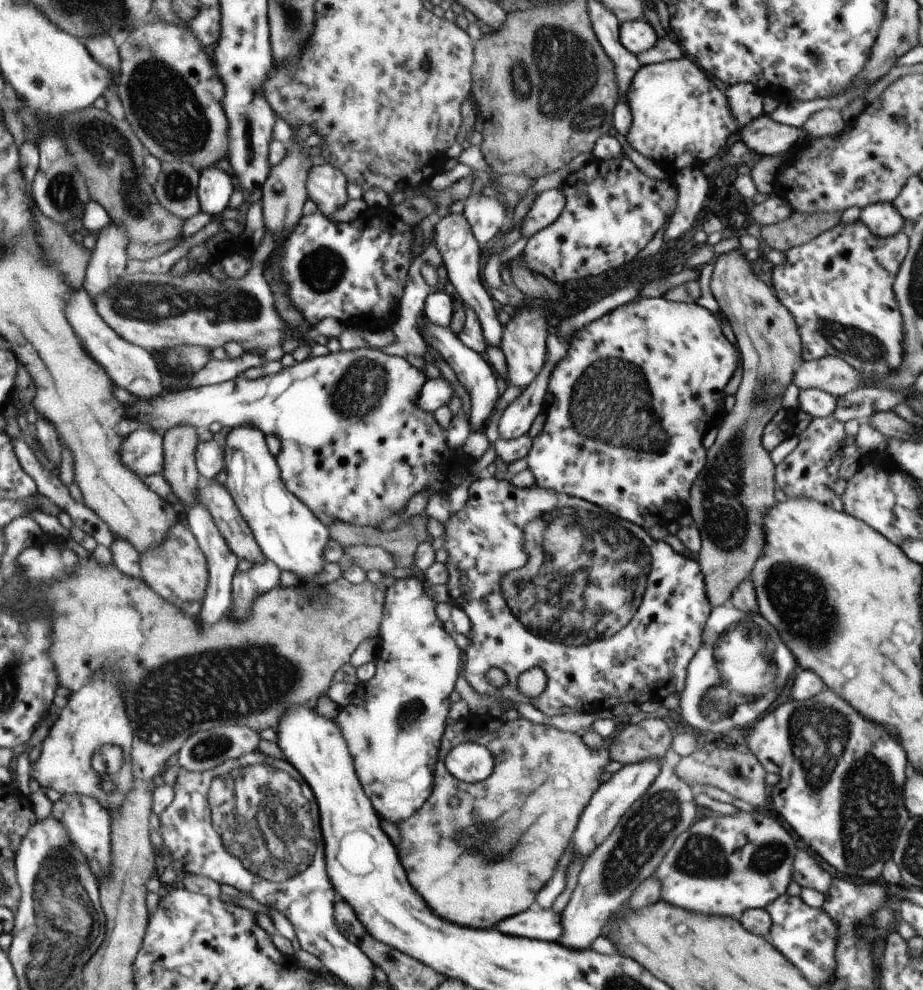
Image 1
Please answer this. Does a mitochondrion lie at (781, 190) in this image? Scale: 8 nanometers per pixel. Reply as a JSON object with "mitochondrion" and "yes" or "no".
{"mitochondrion":"no"}

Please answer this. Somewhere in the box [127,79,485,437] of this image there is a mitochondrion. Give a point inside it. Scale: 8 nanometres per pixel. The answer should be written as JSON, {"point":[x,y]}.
{"point":[359,392]}

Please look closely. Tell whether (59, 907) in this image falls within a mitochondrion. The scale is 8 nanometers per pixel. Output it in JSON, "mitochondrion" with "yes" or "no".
{"mitochondrion":"yes"}

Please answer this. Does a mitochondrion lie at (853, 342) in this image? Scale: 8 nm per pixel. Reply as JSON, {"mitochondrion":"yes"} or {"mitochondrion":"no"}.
{"mitochondrion":"yes"}

